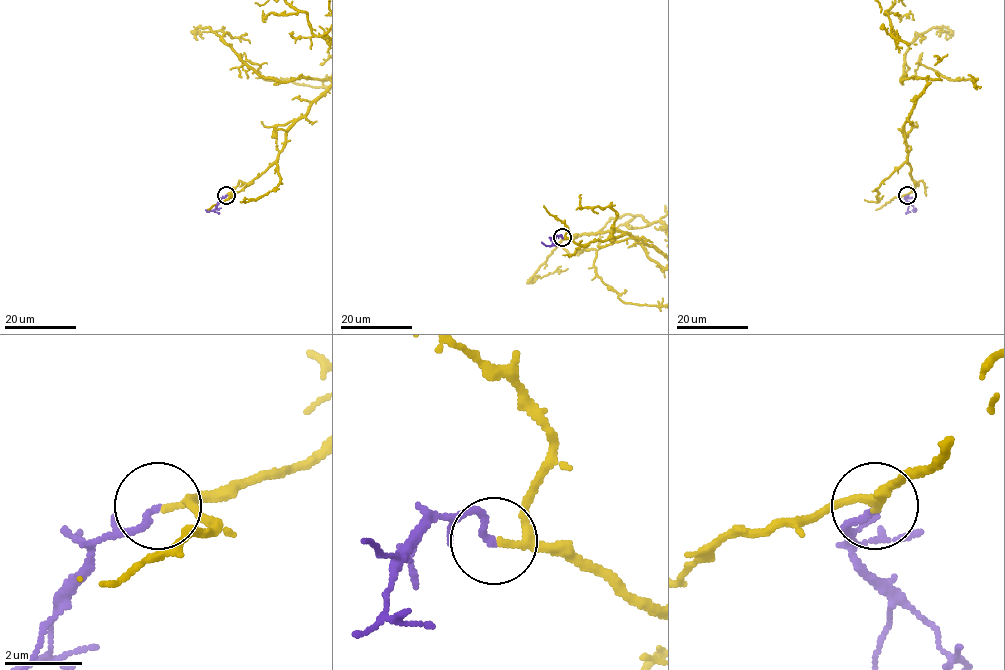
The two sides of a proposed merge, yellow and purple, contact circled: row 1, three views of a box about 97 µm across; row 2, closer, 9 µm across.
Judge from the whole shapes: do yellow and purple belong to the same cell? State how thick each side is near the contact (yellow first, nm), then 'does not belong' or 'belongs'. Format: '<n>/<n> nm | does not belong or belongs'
160/170 nm | belongs

